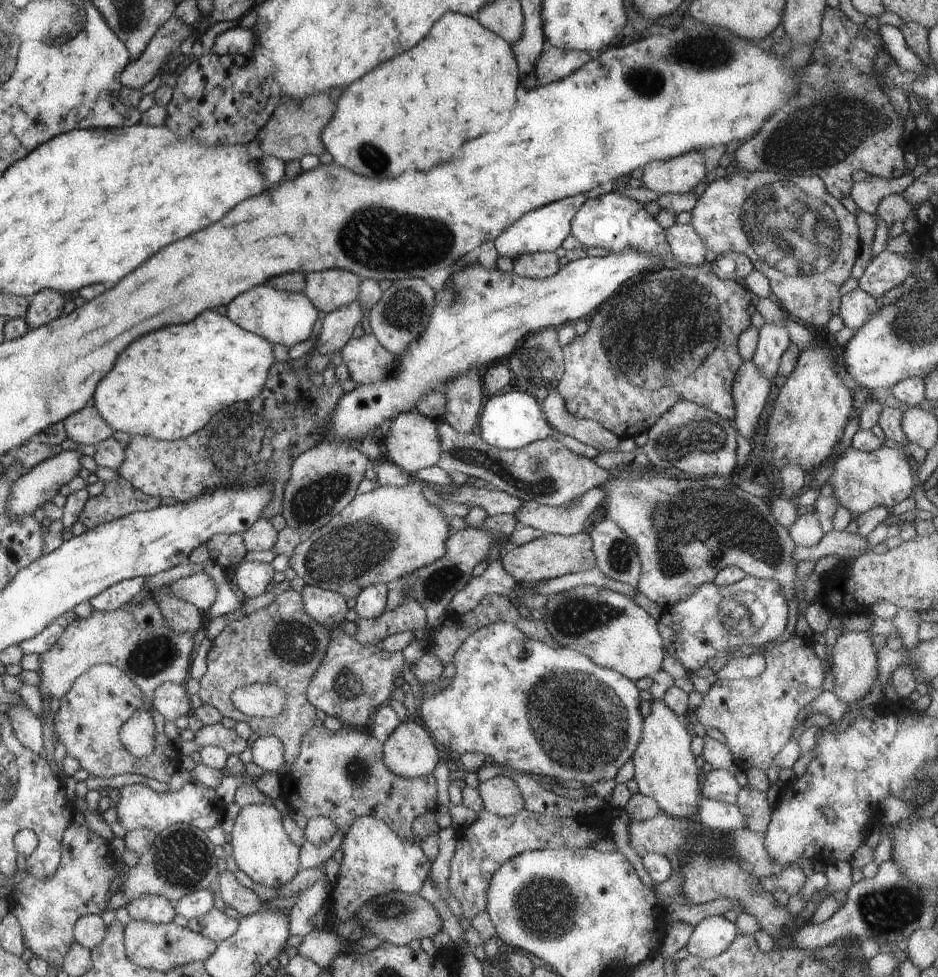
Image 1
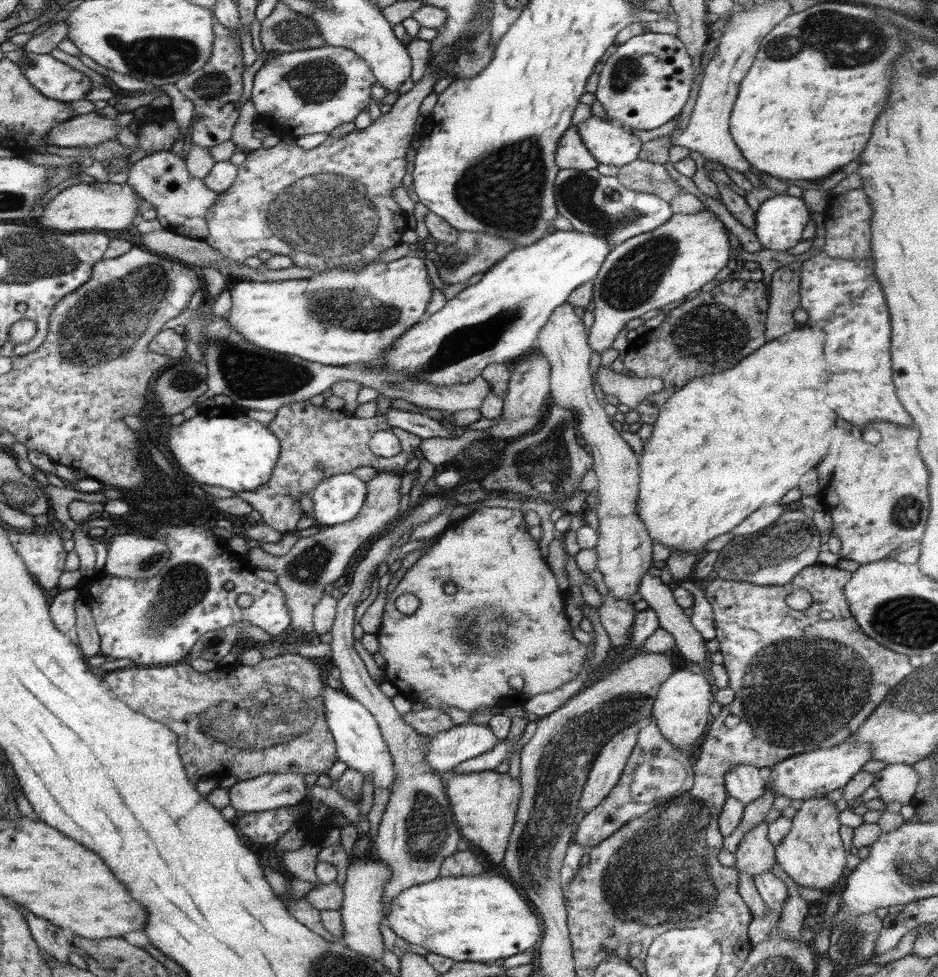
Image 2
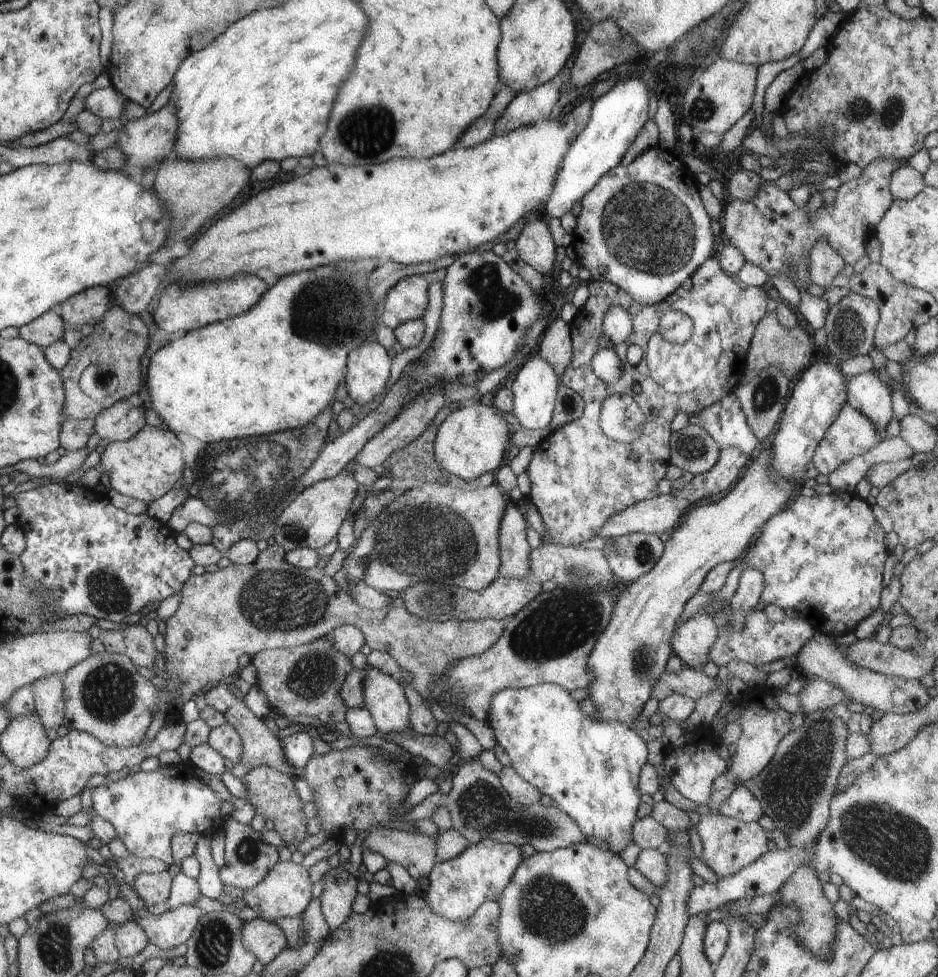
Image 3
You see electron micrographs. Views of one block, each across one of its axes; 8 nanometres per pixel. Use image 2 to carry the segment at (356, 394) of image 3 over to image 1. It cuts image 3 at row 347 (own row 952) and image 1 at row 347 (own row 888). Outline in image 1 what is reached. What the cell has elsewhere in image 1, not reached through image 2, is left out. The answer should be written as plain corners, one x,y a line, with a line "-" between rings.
371,334
345,344
341,360
345,362
349,380
353,380
355,386
387,380
387,376
391,376
391,372
395,372
395,366
399,364
399,360
395,360
395,354
383,348
381,342

